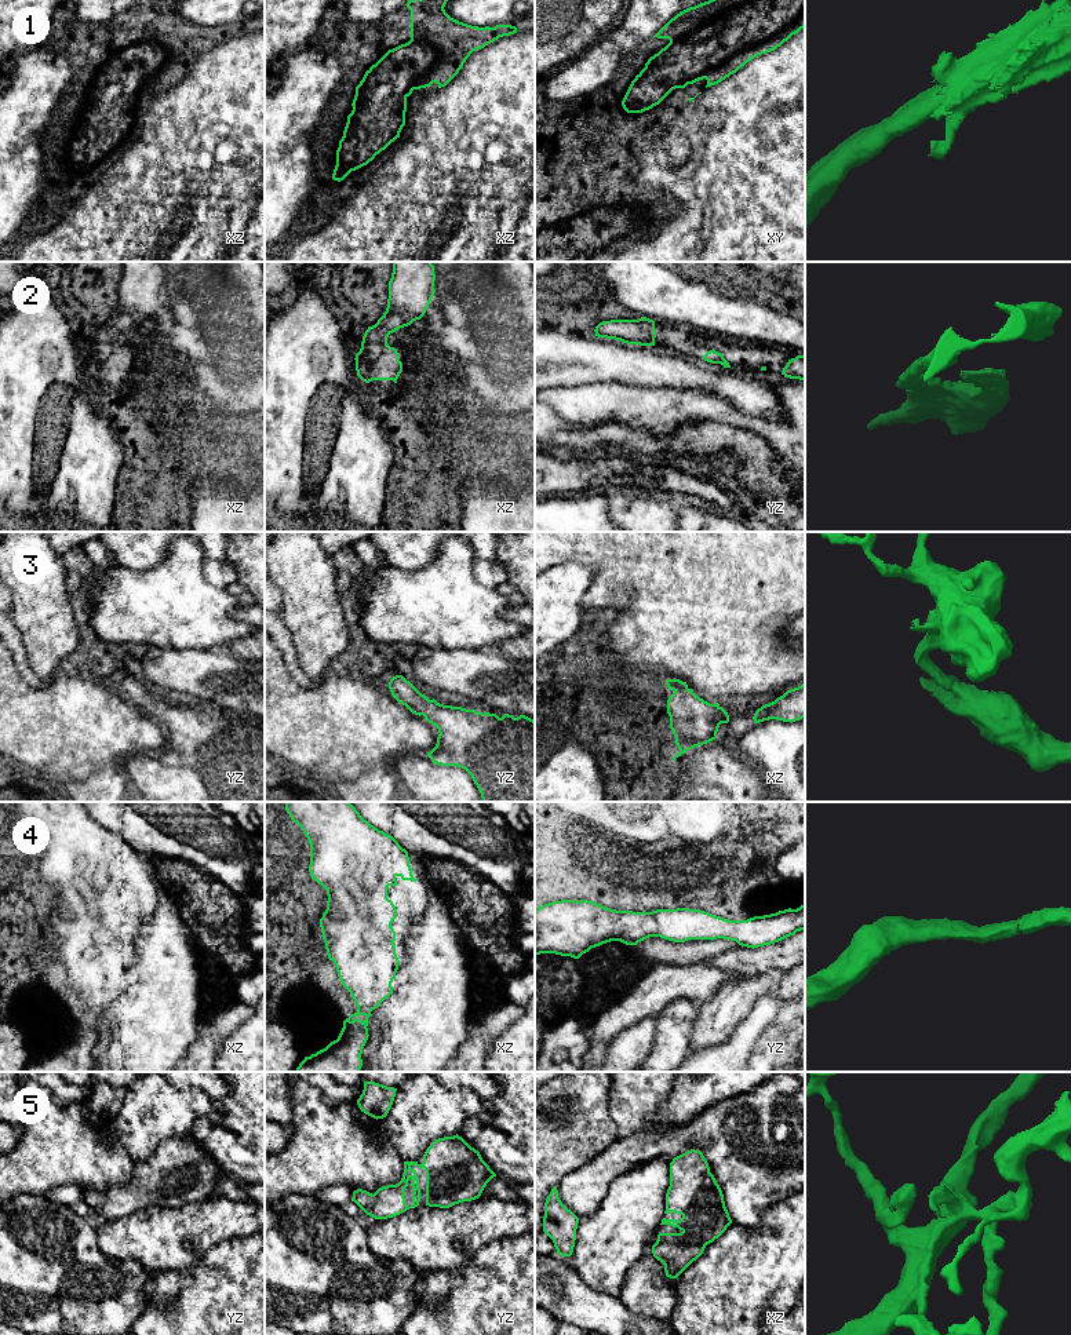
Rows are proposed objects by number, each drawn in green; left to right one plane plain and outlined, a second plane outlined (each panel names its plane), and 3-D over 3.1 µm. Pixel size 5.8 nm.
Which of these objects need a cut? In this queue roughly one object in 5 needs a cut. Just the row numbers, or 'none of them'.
none of them

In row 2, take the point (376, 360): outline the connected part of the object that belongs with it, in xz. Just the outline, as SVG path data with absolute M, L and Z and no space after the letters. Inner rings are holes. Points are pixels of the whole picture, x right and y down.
M393 262L386 311L375 325L368 327L354 358L357 376L363 382L397 383L402 362L397 350L387 344L387 338L425 315L436 292L434 280L431 262Z

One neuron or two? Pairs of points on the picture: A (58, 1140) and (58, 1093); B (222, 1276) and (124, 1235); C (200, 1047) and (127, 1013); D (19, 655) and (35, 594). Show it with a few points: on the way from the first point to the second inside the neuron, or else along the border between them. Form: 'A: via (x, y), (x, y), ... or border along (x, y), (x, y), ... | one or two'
A: border along (54, 1100), (58, 1104), (86, 1101) | two
B: border along (219, 1244), (186, 1269), (163, 1270) | two
C: border along (199, 1021), (197, 1038), (182, 1057) | two
D: border along (14, 623), (22, 639), (28, 664), (35, 673) | two

